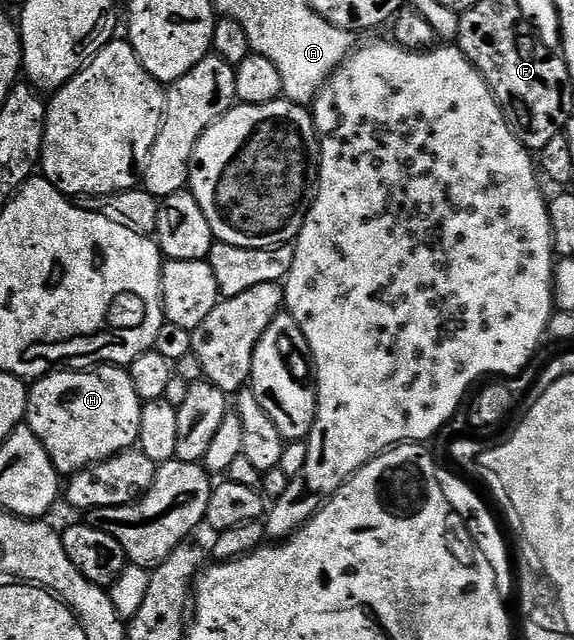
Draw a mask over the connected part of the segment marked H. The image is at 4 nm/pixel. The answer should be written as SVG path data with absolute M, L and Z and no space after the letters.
M102 365L92 371L54 371L36 378L28 390L29 402L25 408L24 424L43 443L58 474L72 475L81 469L95 467L99 462L136 446L143 402L124 368Z

